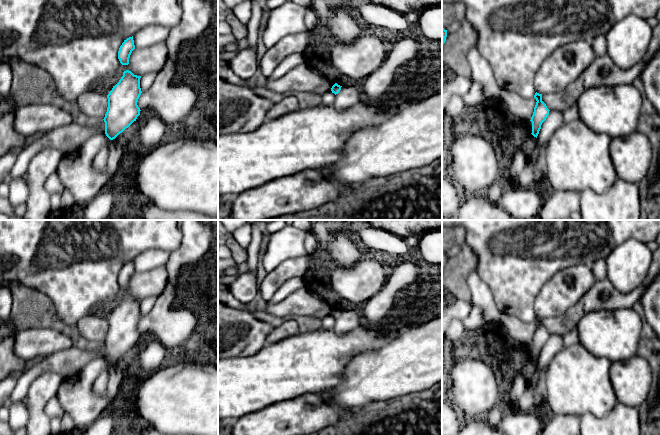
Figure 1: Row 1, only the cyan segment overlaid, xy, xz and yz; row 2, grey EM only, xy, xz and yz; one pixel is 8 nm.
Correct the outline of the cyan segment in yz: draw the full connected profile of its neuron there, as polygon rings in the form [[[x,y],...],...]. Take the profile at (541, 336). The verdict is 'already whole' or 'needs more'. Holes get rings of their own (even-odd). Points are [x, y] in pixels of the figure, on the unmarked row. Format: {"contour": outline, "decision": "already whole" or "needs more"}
{"contour": [[[535,317],[534,322],[536,323],[536,329],[534,331],[534,336],[531,341],[532,346],[532,359],[537,362],[539,355],[541,353],[542,347],[546,344],[549,339],[549,333],[546,328],[542,325],[542,318]]], "decision": "already whole"}

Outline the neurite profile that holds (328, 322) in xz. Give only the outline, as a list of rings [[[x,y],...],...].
[[[327,315],[321,319],[319,327],[322,329],[331,329],[334,330],[335,318],[332,315]]]

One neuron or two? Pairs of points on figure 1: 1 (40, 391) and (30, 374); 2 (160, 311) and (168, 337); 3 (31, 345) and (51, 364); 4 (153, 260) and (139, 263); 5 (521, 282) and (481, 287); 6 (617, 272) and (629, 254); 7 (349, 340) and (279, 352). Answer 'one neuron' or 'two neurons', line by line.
1: two neurons
2: one neuron
3: two neurons
4: one neuron
5: two neurons
6: one neuron
7: one neuron

